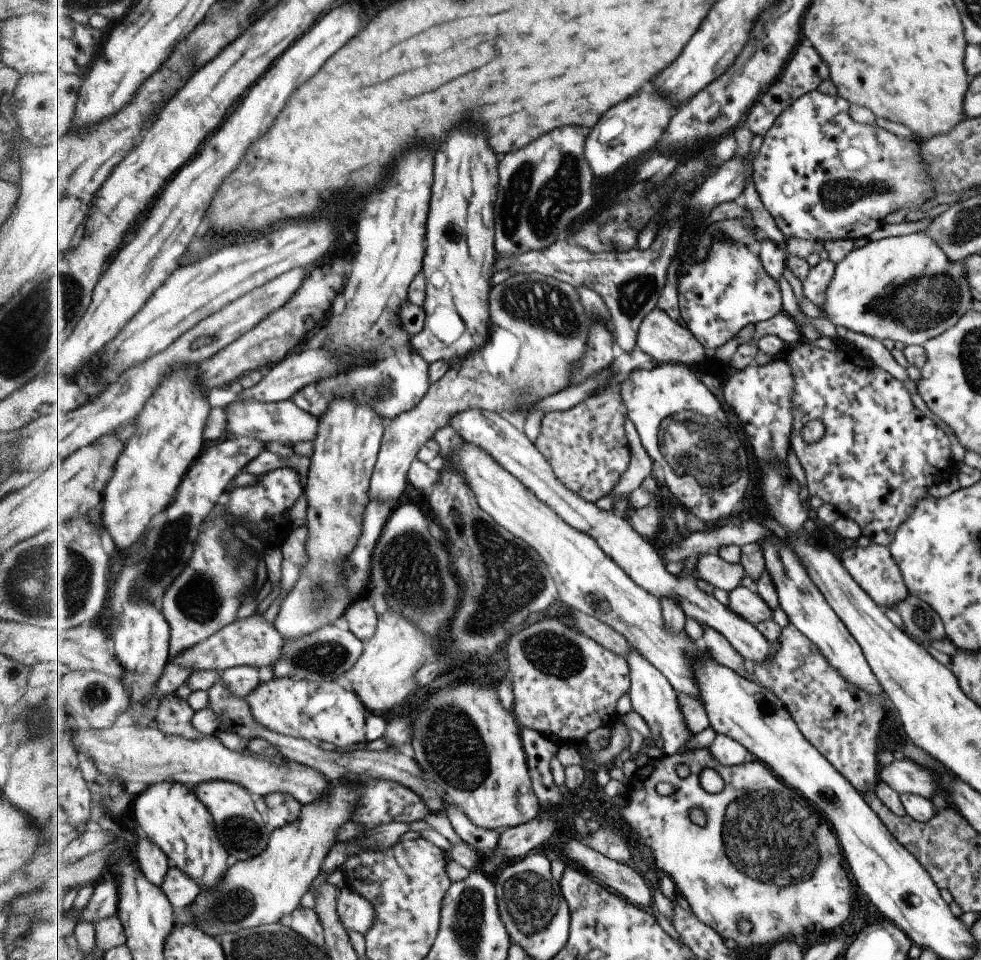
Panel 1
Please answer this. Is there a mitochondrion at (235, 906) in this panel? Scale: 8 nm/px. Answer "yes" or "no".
yes

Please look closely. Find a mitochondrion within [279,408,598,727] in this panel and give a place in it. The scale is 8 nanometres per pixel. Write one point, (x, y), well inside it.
(513, 579)

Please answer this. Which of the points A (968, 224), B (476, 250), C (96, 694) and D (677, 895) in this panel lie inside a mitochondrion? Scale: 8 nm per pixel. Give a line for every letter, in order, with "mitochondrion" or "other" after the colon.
A: mitochondrion
B: other
C: mitochondrion
D: other

